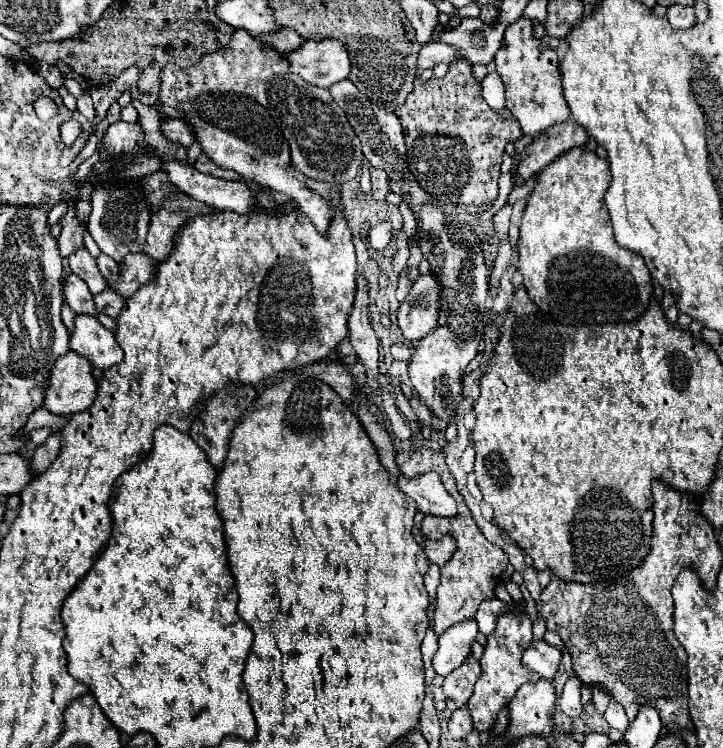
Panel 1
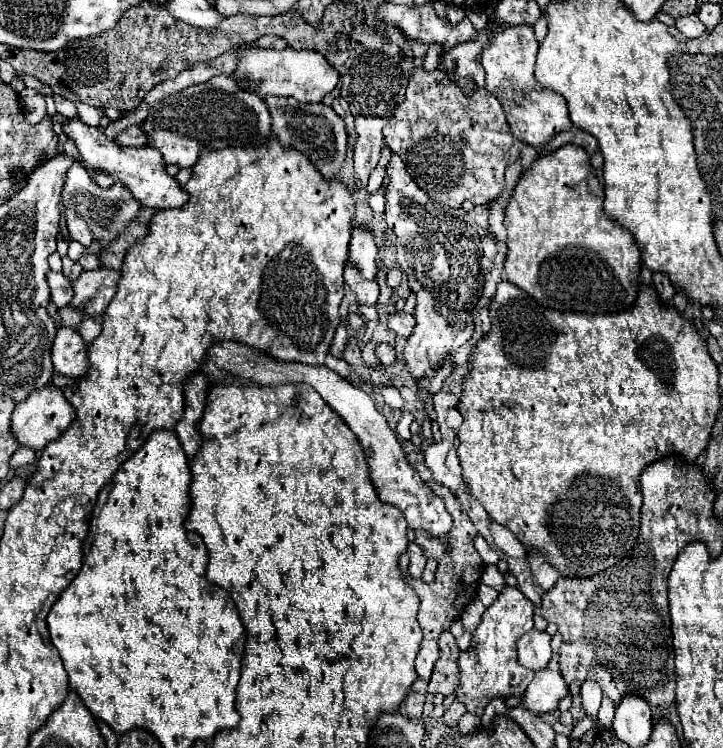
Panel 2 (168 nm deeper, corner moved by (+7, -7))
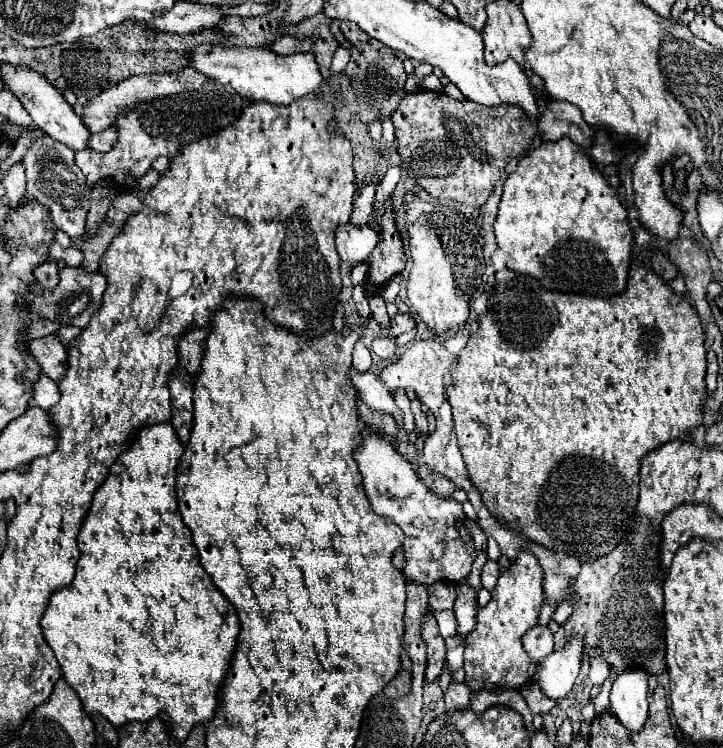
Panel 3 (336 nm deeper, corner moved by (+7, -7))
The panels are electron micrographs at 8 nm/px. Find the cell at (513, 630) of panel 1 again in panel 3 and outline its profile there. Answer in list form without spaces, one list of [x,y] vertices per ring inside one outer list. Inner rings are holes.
[[[521,550],[517,560],[501,572],[491,600],[477,612],[477,626],[467,636],[465,644],[465,684],[471,692],[511,688],[519,690],[525,682],[535,676],[535,662],[525,654],[521,636],[537,624],[537,614],[543,604],[543,572],[539,560],[529,552]]]

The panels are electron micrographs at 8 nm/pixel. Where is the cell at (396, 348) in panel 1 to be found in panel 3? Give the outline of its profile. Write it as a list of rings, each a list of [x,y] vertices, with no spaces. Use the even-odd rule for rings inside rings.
[[[375,338],[373,340],[373,352],[379,358],[383,358],[383,360],[391,358],[393,356],[393,350],[395,350],[395,340],[385,340],[385,338]]]

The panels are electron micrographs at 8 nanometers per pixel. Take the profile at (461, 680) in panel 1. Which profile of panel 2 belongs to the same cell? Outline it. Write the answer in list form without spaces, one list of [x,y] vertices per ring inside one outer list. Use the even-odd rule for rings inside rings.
[[[443,632],[439,636],[439,652],[441,652],[441,656],[435,662],[427,690],[431,694],[449,696],[457,690],[457,680],[459,680],[459,668],[457,668],[459,648],[457,648],[455,636],[451,632]]]

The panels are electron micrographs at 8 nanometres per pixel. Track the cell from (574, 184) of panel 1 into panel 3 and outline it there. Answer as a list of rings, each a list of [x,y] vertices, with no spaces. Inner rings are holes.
[[[569,138],[543,142],[539,148],[531,150],[519,160],[517,170],[509,174],[503,184],[503,196],[495,220],[495,236],[499,248],[507,254],[507,268],[525,276],[533,276],[551,292],[611,298],[621,294],[627,286],[635,242],[627,210],[619,202],[617,192],[607,184],[601,168]]]

